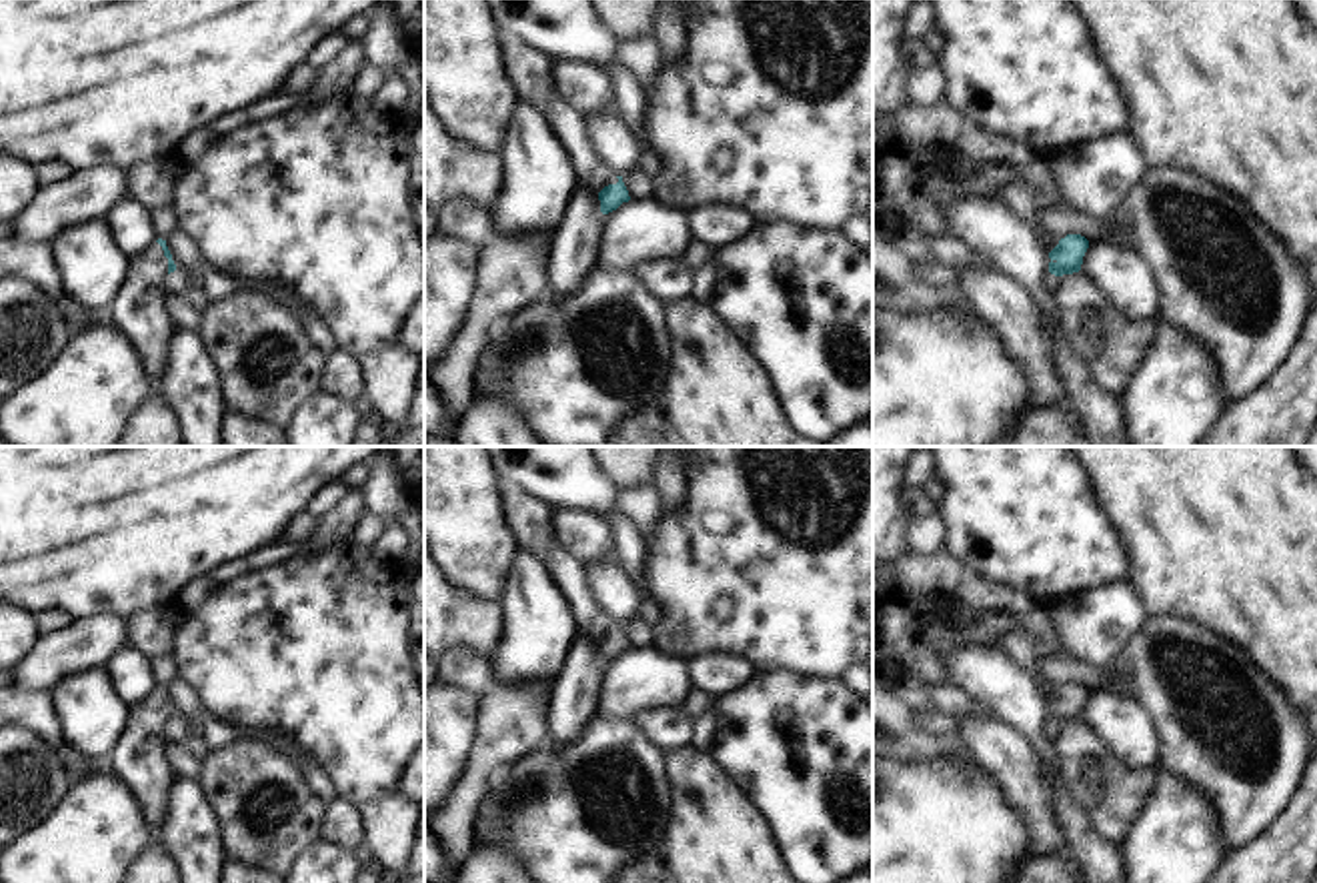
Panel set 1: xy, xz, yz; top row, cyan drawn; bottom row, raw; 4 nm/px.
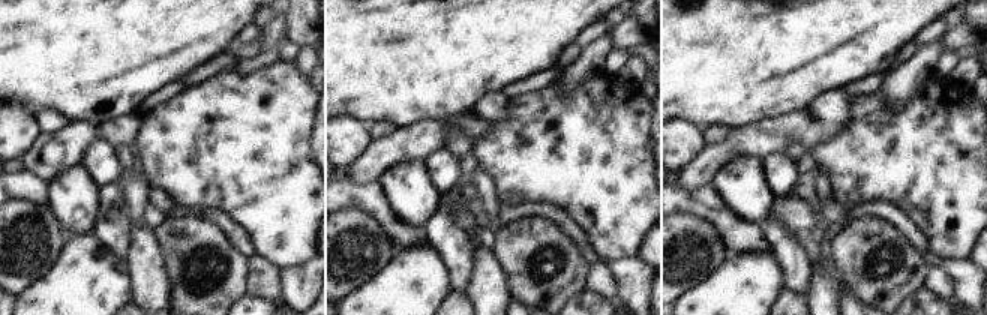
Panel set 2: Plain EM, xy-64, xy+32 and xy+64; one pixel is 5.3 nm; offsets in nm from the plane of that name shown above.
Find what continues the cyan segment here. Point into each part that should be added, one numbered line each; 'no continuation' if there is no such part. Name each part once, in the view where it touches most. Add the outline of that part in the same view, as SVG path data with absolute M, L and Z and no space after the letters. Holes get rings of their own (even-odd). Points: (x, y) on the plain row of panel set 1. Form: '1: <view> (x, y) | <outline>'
1: xy (137, 759) | M154 691L140 703L128 705L126 711L126 725L104 767L130 789L150 829L158 833L166 787L174 777L164 761L164 741L170 735L168 707Z

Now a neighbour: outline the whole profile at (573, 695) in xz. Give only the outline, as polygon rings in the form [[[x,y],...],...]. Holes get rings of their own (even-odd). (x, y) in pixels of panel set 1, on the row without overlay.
[[[574,629],[564,665],[550,683],[546,699],[548,739],[564,743],[576,739],[598,703],[604,675],[598,643]]]

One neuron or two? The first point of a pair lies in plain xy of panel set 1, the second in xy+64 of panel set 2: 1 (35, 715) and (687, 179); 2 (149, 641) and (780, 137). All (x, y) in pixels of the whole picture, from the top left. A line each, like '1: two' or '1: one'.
1: two
2: two

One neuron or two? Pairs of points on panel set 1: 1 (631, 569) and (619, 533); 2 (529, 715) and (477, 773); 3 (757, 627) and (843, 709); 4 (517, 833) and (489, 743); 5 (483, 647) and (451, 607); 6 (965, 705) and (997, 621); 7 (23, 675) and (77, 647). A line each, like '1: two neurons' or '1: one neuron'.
1: one neuron
2: one neuron
3: two neurons
4: two neurons
5: one neuron
6: two neurons
7: one neuron

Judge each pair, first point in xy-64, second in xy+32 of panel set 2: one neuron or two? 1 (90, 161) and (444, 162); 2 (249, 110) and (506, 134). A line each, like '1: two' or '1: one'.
1: one
2: one

